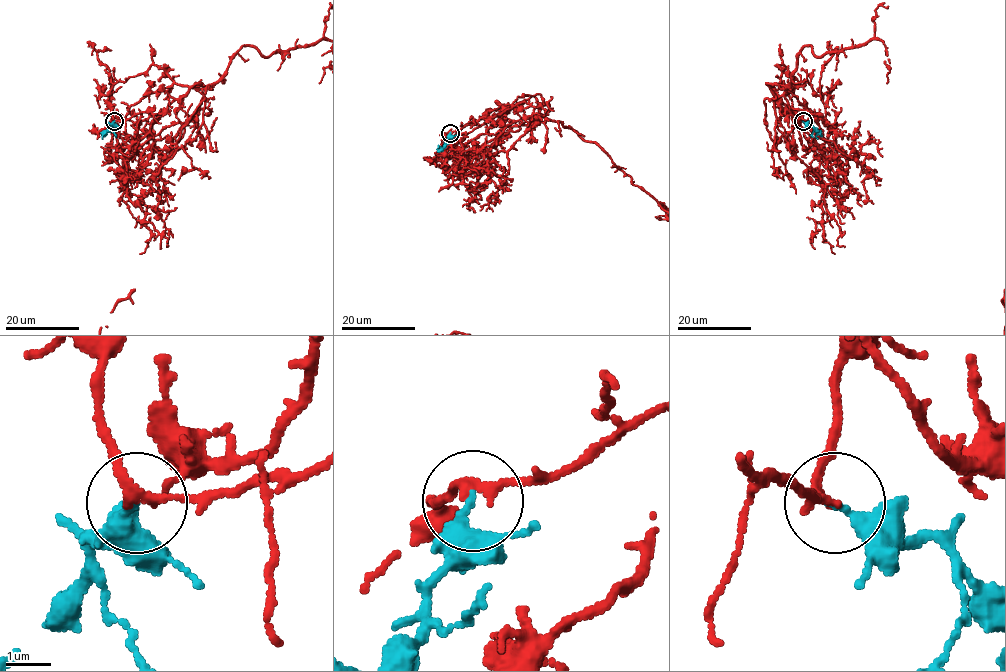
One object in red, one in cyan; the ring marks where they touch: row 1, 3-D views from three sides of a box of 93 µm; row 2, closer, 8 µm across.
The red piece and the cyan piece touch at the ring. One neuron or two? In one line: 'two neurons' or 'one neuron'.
one neuron

